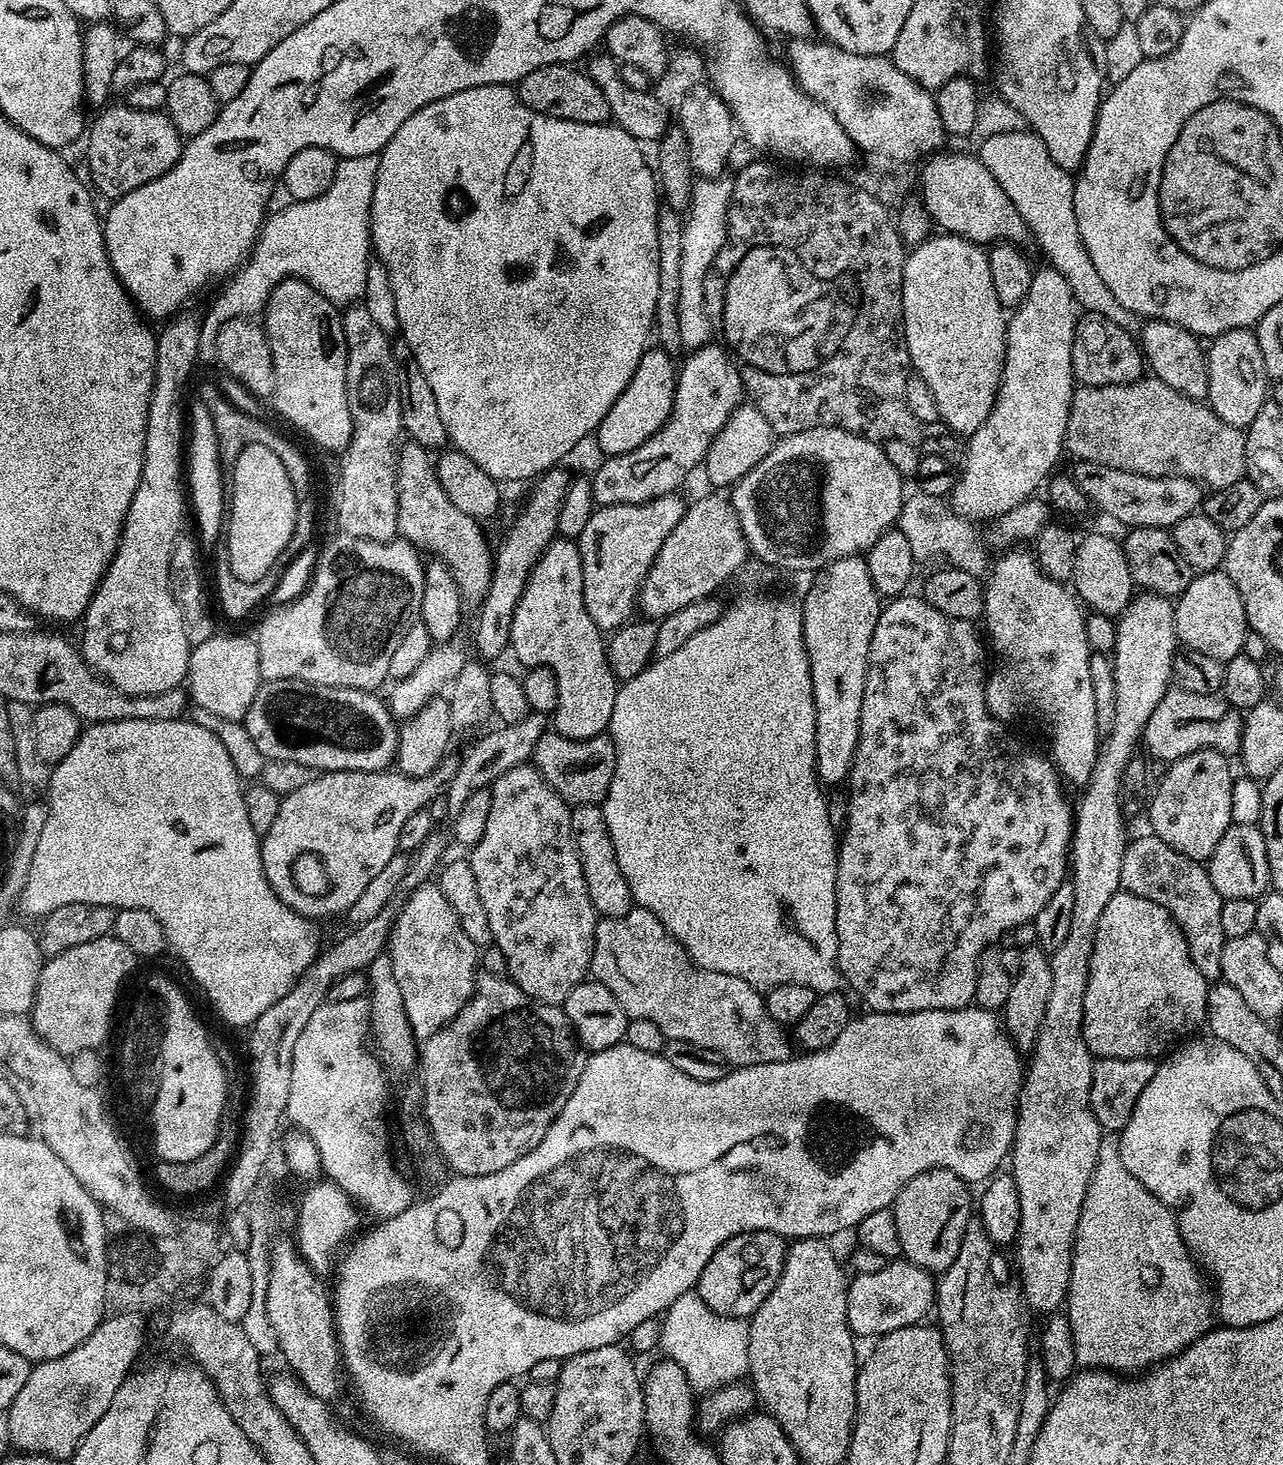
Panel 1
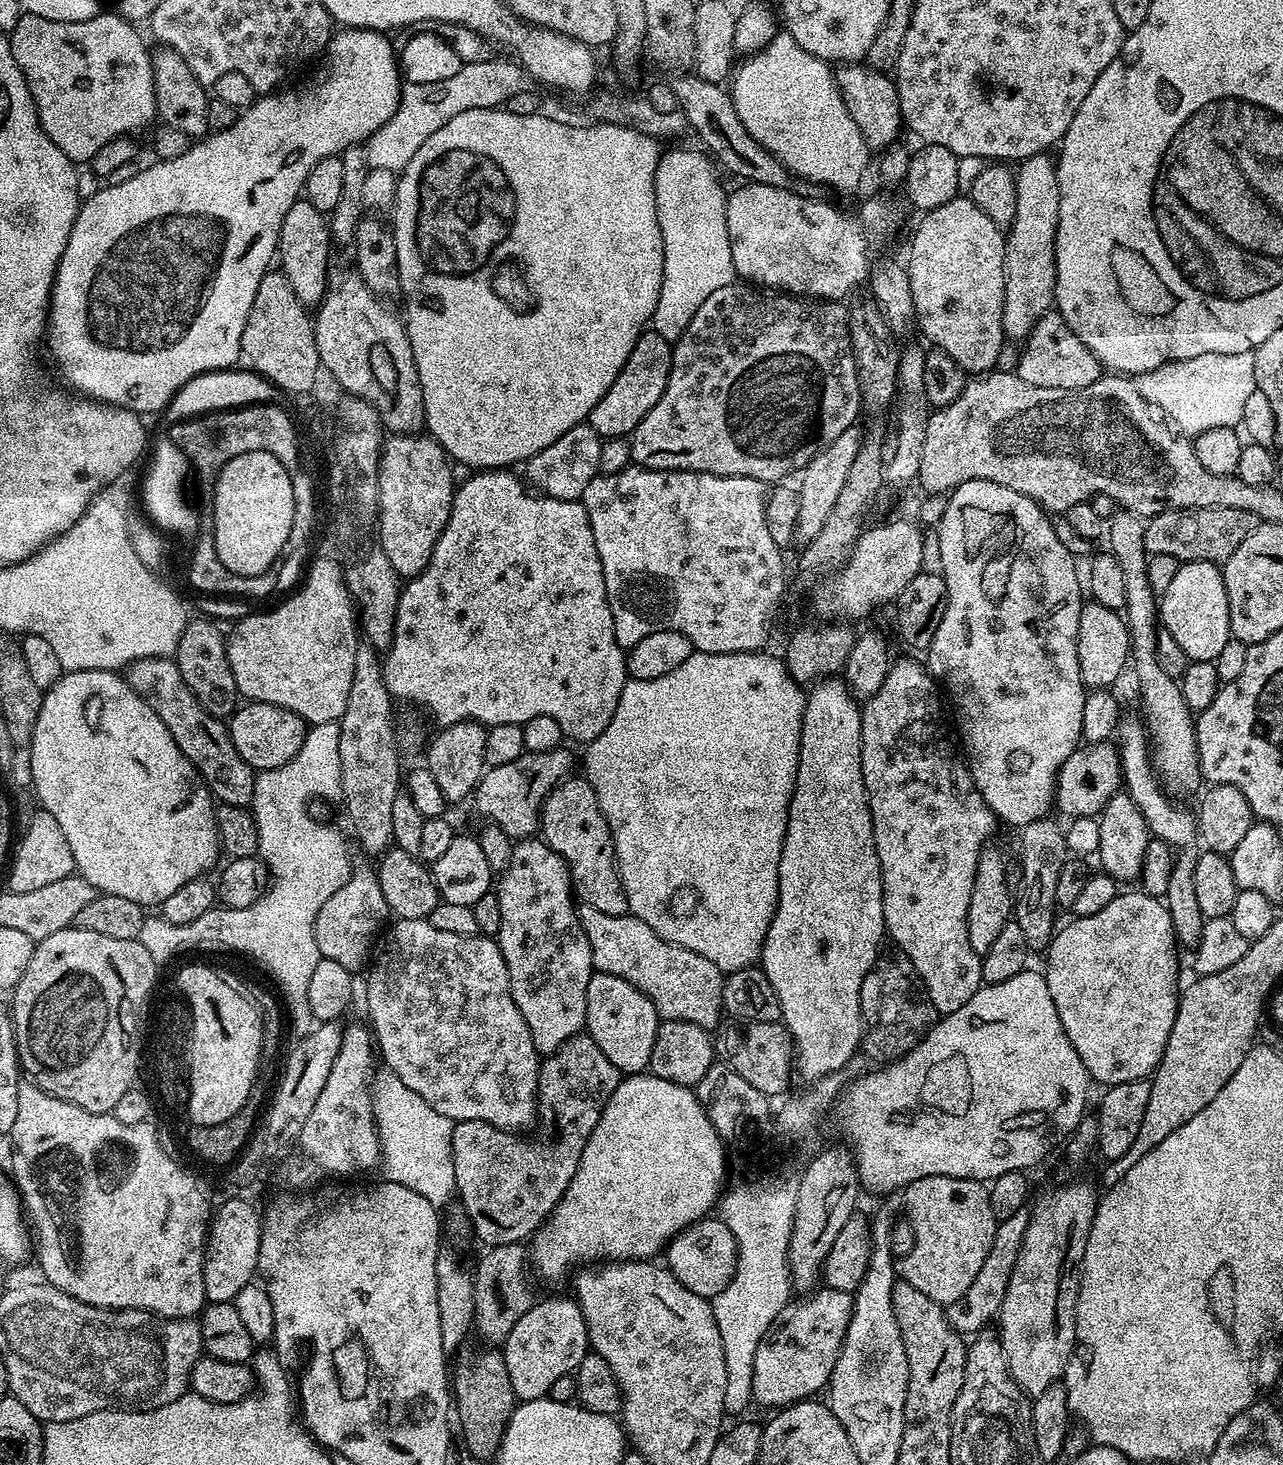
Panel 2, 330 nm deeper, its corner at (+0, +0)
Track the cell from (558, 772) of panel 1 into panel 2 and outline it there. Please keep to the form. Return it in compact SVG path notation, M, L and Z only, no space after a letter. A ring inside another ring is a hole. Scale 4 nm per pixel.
M561 746L549 752L525 751L506 766L488 768L474 791L476 808L488 819L487 823L501 828L505 835L516 842L535 837L540 826L540 810L544 807L544 800L573 771L572 756L566 749Z

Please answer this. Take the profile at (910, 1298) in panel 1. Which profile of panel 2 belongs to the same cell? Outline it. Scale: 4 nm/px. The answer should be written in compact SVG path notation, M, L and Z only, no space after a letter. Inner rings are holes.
M820 1286L808 1295L812 1294L797 1304L796 1301L789 1302L776 1315L762 1342L758 1342L752 1383L752 1399L757 1405L765 1404L771 1410L779 1410L797 1400L823 1393L832 1379L832 1371L838 1362L840 1347L852 1317L853 1293Z

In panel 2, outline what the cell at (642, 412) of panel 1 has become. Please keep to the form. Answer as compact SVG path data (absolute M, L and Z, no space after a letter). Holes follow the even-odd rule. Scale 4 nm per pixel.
M646 330L640 335L634 350L630 350L630 358L626 358L626 366L622 366L618 378L614 378L614 386L606 390L602 402L598 402L598 406L594 406L592 411L590 423L601 438L631 437L642 418L646 418L646 414L654 410L670 378L672 349L673 345L666 338L662 338L662 334Z

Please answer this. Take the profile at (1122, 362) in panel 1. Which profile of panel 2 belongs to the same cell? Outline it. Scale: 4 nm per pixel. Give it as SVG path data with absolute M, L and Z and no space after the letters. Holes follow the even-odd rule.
M1050 310L1032 327L1032 333L1023 341L1020 361L1014 365L1017 376L1030 386L1042 386L1054 390L1078 390L1098 382L1102 375L1100 359L1080 341L1078 334L1070 330L1060 313Z

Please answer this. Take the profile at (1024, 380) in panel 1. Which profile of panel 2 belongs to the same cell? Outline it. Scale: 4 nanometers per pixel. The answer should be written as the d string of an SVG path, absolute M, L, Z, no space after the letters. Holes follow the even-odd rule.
M1051 155L1031 156L1019 165L1016 176L1018 210L1014 222L1007 229L1008 262L1004 290L1004 335L1009 341L1023 341L1032 333L1039 320L1050 311L1056 294L1056 231L1060 217L1060 182L1057 176L1057 161Z

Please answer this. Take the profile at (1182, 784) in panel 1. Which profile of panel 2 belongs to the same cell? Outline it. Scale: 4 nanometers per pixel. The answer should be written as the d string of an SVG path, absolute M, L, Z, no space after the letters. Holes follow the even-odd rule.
M1113 511L1106 524L1106 532L1112 535L1110 551L1126 574L1126 623L1132 638L1131 659L1136 664L1136 680L1144 698L1144 708L1152 715L1150 740L1154 745L1154 767L1161 781L1173 780L1176 784L1192 784L1200 776L1200 757L1196 755L1196 730L1194 716L1188 703L1182 698L1180 685L1162 670L1156 661L1156 633L1158 631L1158 596L1150 590L1146 576L1148 551L1144 549L1145 517L1135 511Z

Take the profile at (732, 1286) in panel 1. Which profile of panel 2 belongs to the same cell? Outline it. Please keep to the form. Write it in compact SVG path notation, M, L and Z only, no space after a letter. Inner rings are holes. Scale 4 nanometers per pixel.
M705 1218L696 1220L693 1224L687 1224L681 1232L677 1232L668 1241L666 1245L667 1252L668 1260L666 1259L666 1267L668 1271L675 1274L678 1282L682 1282L682 1286L694 1290L694 1294L705 1298L717 1296L730 1282L730 1278L736 1269L736 1239L734 1234L725 1226L723 1220L719 1218Z

